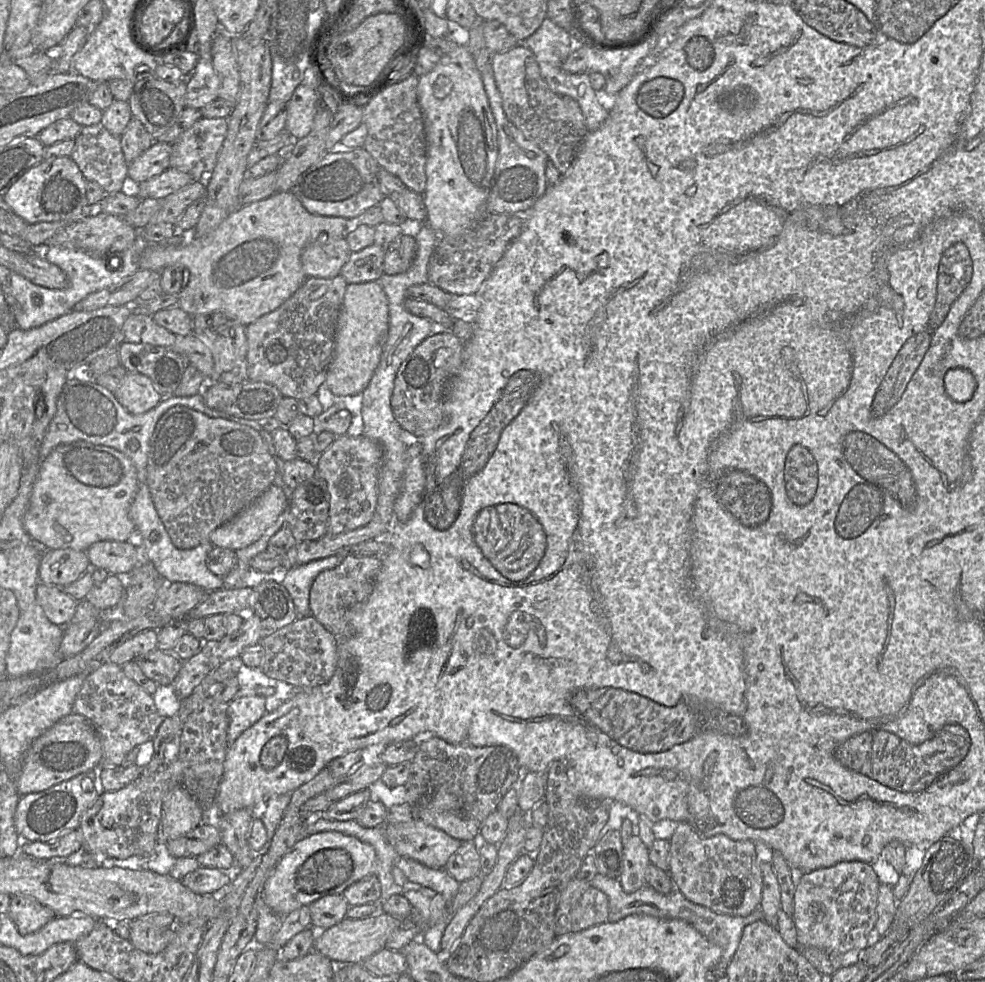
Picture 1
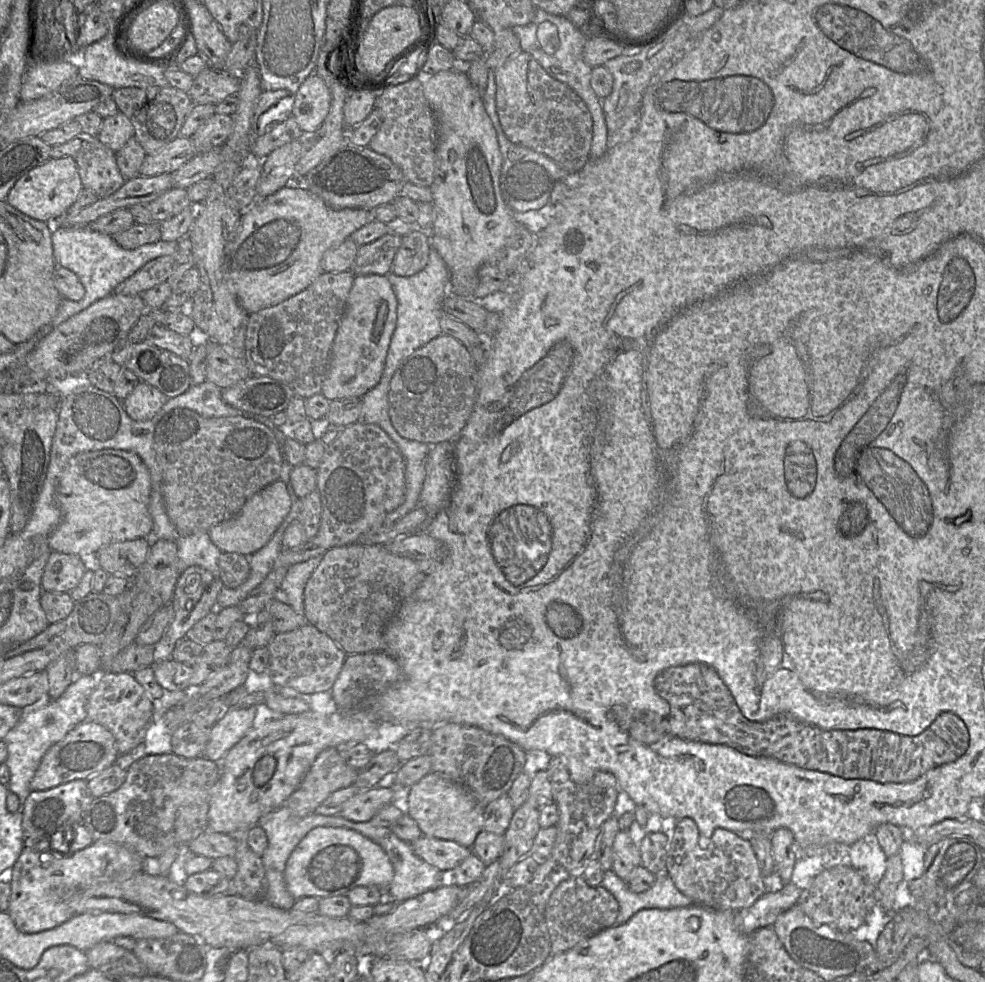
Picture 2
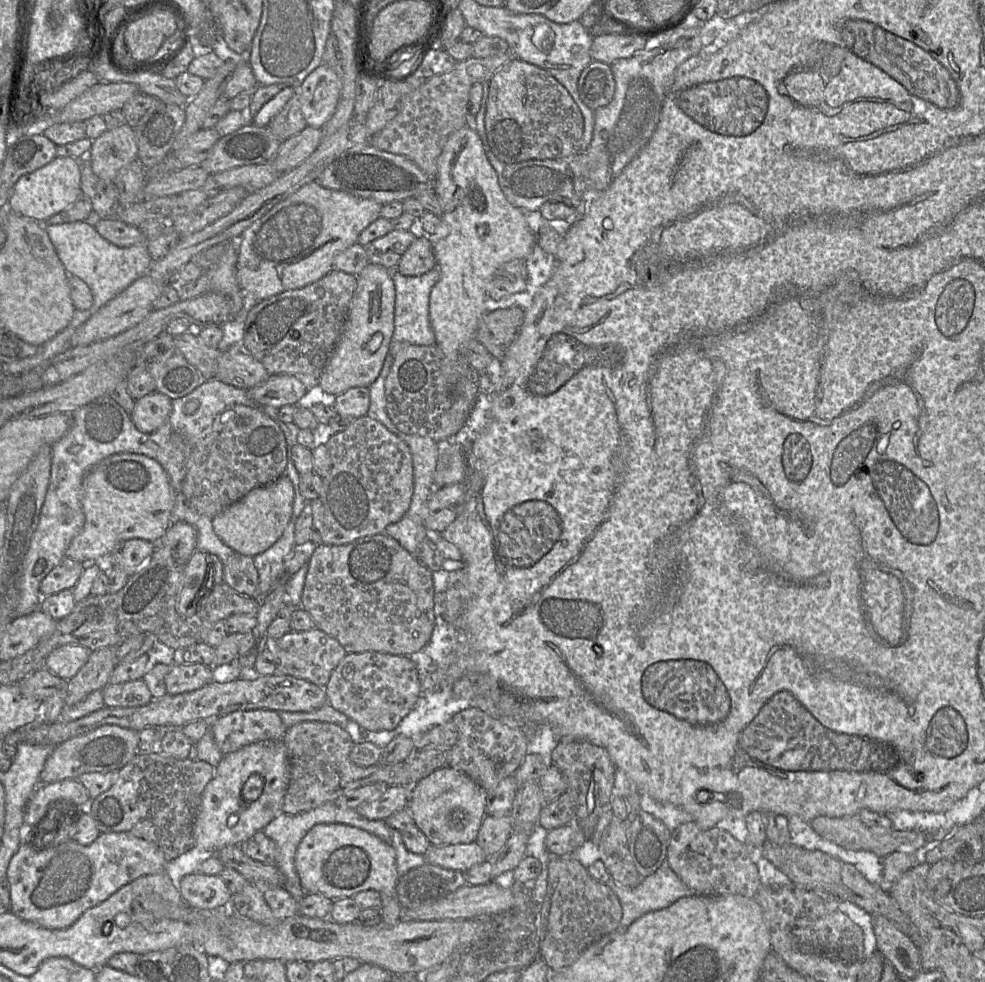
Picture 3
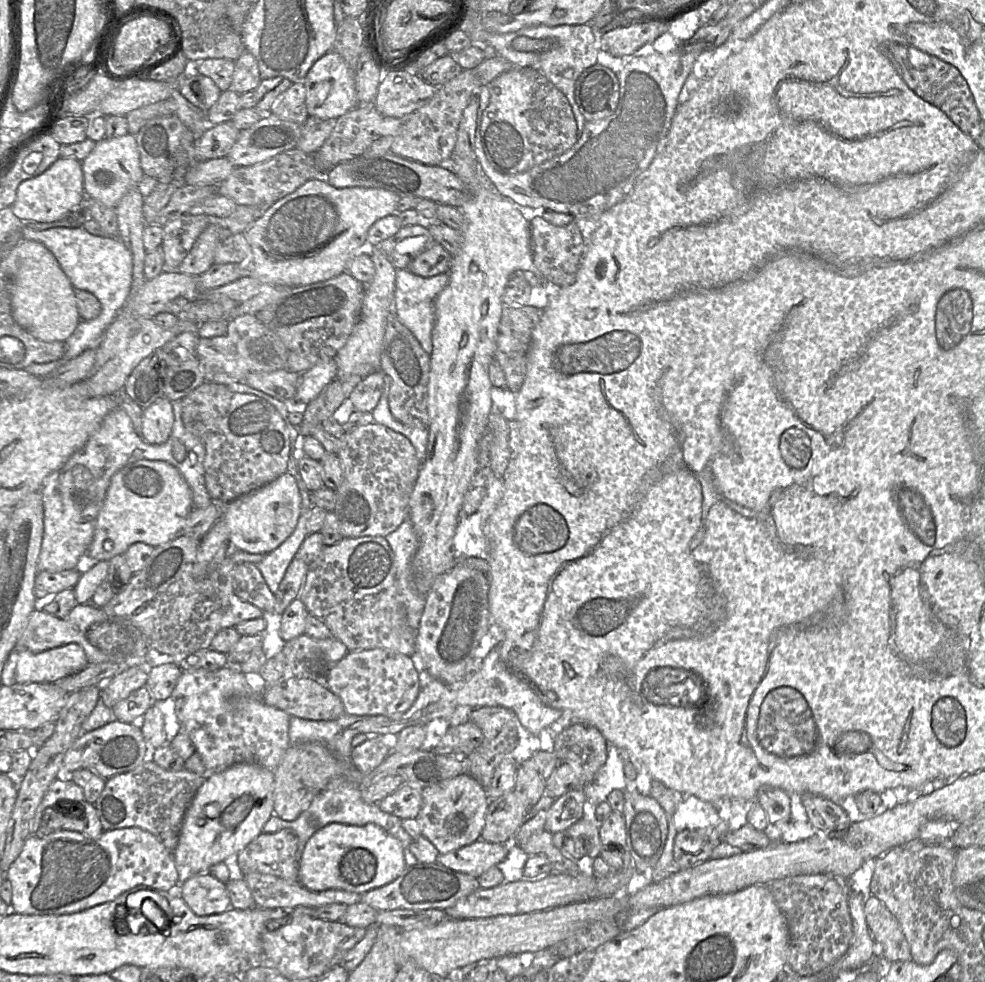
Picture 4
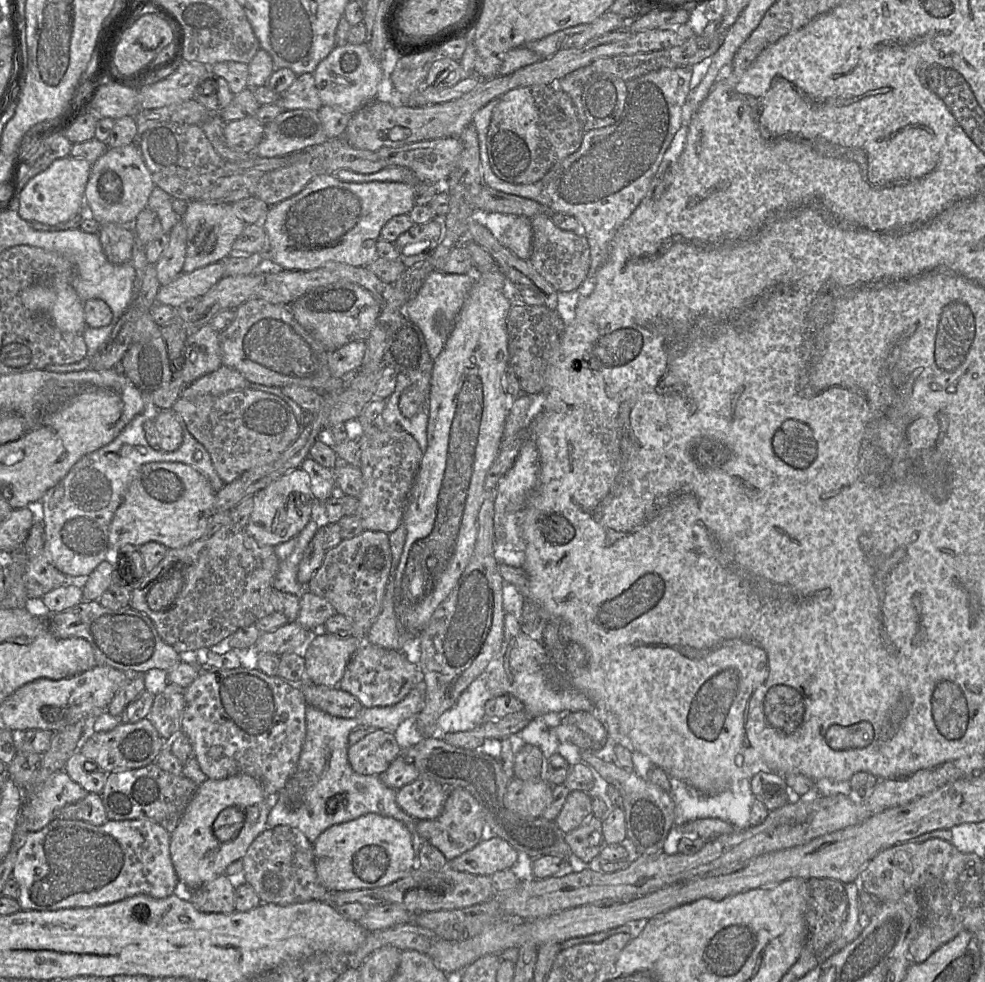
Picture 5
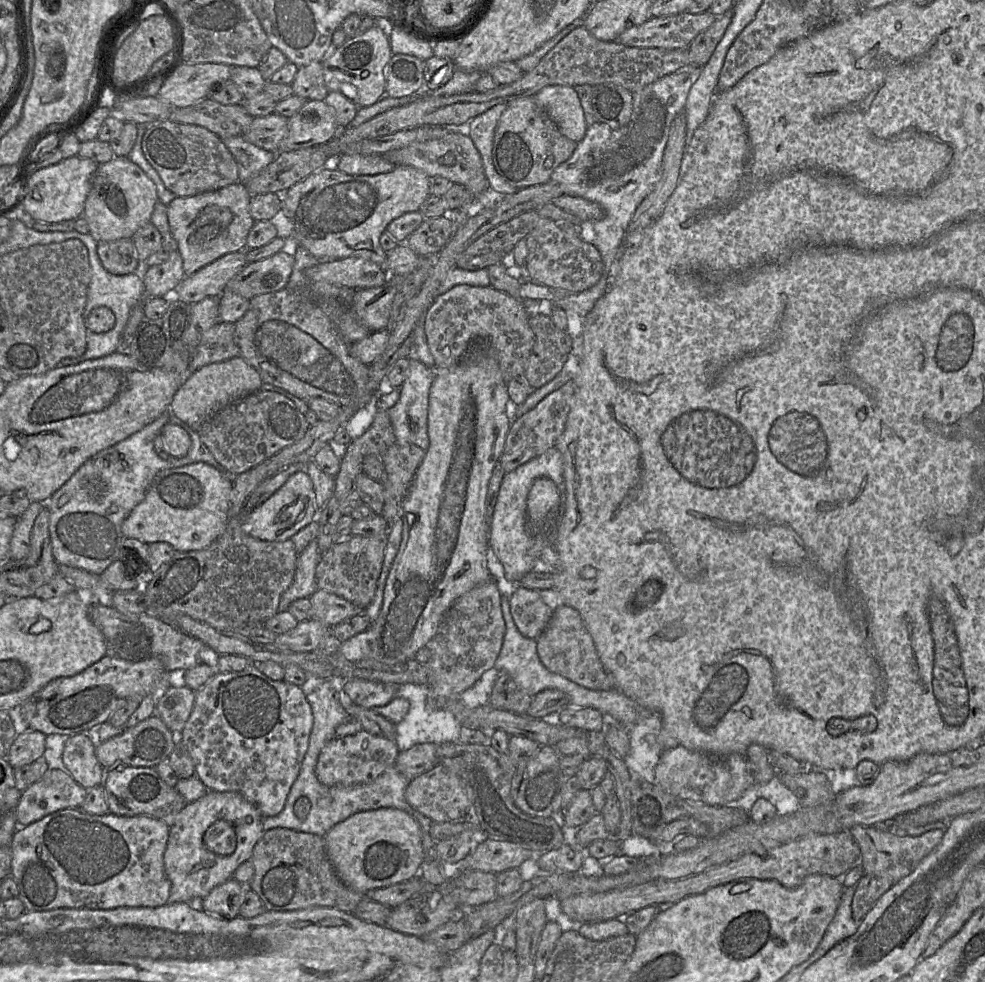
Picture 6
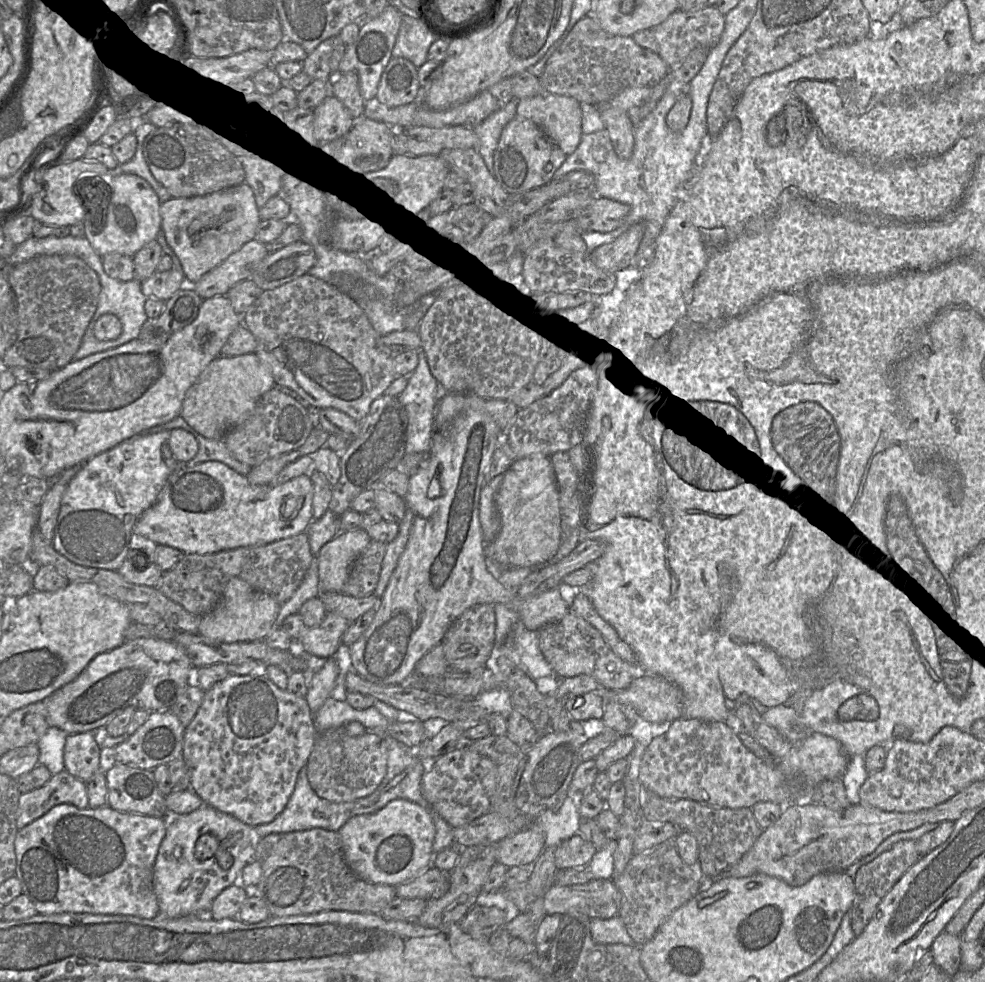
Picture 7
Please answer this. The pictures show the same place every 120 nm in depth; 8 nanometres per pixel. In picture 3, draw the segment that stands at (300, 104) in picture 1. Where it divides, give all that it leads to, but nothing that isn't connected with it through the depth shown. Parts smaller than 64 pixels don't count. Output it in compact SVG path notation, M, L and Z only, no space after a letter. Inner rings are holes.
M322 63L297 89L307 126L321 129L334 114L340 98L341 87L337 74Z

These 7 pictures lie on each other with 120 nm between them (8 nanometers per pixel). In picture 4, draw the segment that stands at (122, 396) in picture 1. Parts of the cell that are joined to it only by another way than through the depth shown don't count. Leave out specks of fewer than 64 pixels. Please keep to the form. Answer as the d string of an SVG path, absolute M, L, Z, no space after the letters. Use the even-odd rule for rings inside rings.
M157 399L143 411L142 434L150 444L165 443L172 432L174 411L172 401Z

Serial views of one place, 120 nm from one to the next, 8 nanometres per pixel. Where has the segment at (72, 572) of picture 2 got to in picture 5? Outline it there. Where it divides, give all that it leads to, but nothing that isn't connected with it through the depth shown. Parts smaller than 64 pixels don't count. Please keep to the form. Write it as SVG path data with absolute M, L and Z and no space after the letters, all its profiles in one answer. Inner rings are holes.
M36 519L23 544L28 558L24 574L28 599L42 598L49 591L71 580L51 563L44 544L45 528L41 520Z

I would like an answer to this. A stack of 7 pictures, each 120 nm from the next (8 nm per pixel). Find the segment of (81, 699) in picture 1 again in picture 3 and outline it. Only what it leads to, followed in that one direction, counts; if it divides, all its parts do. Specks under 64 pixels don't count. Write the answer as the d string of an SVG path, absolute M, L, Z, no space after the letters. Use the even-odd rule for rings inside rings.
M143 679L120 684L107 684L103 689L105 707L140 707L148 704L152 695Z

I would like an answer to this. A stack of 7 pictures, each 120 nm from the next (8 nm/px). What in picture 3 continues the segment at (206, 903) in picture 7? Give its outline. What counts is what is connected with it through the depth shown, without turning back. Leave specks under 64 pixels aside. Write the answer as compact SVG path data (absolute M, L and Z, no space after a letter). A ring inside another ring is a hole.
M283 740L253 743L223 755L202 794L194 821L195 846L215 853L229 845L240 845L256 832L263 831L268 823L282 813L289 780L290 764Z

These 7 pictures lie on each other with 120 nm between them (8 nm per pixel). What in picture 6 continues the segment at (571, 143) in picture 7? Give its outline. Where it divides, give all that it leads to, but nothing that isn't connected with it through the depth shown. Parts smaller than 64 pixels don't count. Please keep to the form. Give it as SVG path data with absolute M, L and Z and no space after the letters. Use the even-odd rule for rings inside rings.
M546 86L533 98L565 137L576 143L584 138L587 126L579 97L573 87Z

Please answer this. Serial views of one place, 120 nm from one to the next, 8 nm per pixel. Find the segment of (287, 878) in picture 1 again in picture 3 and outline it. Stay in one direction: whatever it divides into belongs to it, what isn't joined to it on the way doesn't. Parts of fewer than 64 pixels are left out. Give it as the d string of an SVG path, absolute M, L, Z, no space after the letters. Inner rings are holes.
M317 824L308 831L298 845L295 866L301 886L306 894L316 894L333 901L353 898L361 891L375 890L381 896L381 917L379 926L393 926L402 920L402 907L397 898L396 885L399 874L396 867L396 852L392 846L377 836L346 824Z

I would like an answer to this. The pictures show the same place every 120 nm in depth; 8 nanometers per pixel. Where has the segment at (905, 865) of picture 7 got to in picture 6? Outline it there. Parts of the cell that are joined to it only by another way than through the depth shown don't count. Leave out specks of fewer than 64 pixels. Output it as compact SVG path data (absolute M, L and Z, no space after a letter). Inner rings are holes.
M864 874L855 886L852 900L852 917L860 924L880 897L893 887L890 878Z

